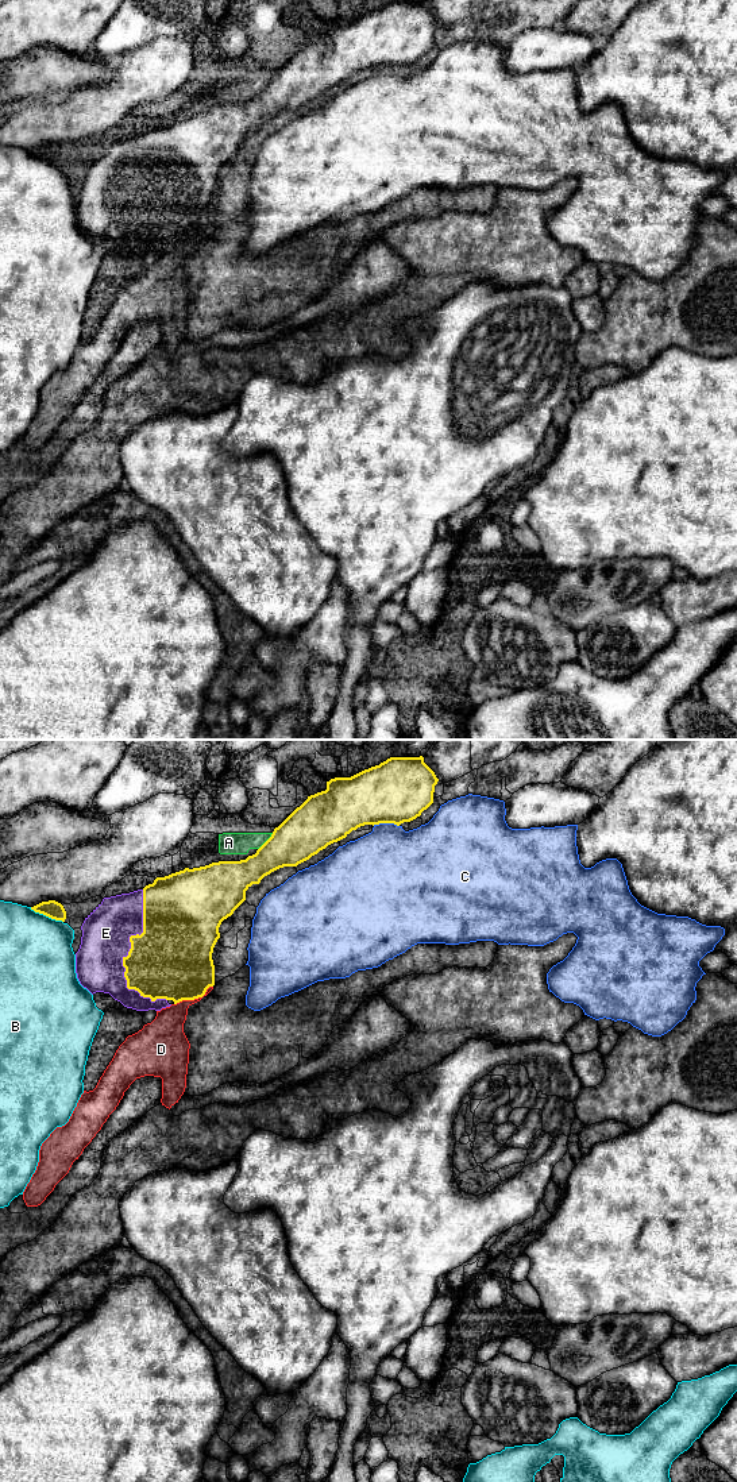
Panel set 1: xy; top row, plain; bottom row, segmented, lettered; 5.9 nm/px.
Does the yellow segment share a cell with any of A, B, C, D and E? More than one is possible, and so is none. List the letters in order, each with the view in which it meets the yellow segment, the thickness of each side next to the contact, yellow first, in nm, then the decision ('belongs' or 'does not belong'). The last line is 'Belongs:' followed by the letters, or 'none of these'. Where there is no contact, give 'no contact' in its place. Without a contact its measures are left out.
A: meets yellow in xy; 280 nm thick on the yellow side, 130 nm on the other; does not belong
B: meets yellow in xy; 110 nm thick on the yellow side, 440 nm on the other; does not belong
C: meets yellow in xy; 380 nm thick on the yellow side, 440 nm on the other; does not belong
D: meets yellow in xy; 440 nm thick on the yellow side, 200 nm on the other; does not belong
E: meets yellow in xy; 460 nm thick on the yellow side, 280 nm on the other; belongs
Belongs: E

